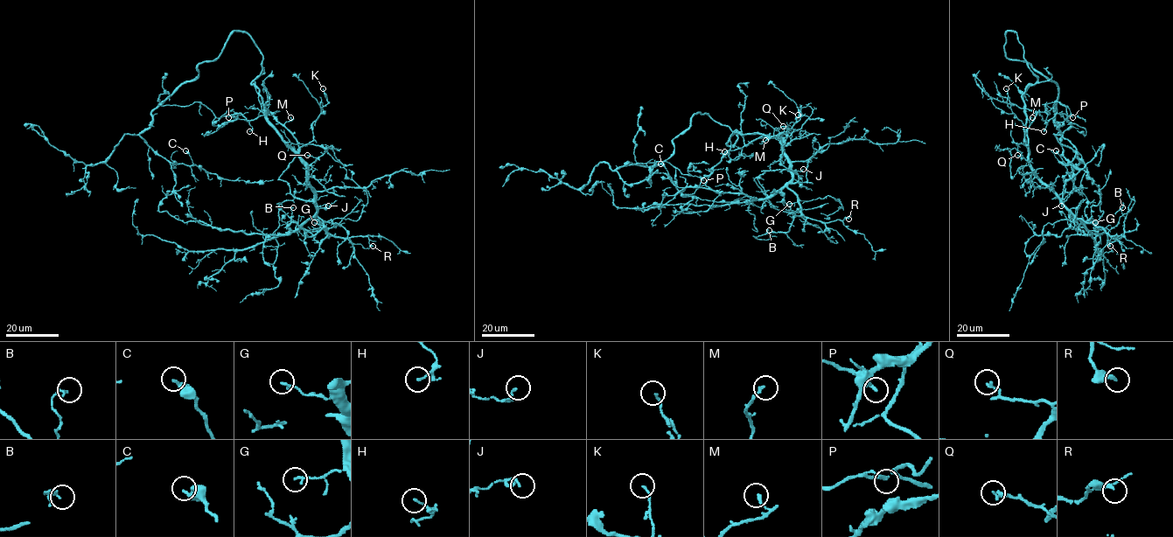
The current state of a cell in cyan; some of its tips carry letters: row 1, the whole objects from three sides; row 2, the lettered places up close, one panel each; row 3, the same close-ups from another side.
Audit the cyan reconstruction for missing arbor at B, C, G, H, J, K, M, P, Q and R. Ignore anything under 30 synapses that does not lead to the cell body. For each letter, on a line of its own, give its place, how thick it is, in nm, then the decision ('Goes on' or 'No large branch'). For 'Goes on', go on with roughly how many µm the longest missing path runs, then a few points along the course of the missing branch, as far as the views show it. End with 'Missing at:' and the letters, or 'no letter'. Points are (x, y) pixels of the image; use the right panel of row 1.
B: Place: (1122, 207). Thickness 130 nm. No large branch
C: Place: (1056, 150). Thickness 280 nm. No large branch
G: Place: (1095, 222). Thickness 150 nm. No large branch
H: Place: (1043, 131). Thickness 80 nm. No large branch
J: Place: (1061, 205). Thickness 140 nm. No large branch
K: Place: (1006, 88). Thickness 130 nm. No large branch
M: Place: (1032, 117). Thickness 140 nm. No large branch
P: Place: (1072, 117). Thickness 180 nm. No large branch
Q: Place: (1017, 155). Thickness 150 nm. Goes on. Missing length about 20 µm. Course of what is missing: (1017, 155), (1020, 155), (1016, 147), (1014, 173), (1019, 176)
R: Place: (1110, 246). Thickness 240 nm. No large branch
Missing at: Q

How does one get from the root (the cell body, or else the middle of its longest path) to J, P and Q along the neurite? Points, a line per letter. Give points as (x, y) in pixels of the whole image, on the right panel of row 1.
J: (1036, 82), (1023, 94), (1024, 142), (1029, 150), (1029, 163), (1033, 171), (1058, 198), (1064, 205), (1061, 205)
P: (1036, 82), (1016, 34), (1008, 31), (1006, 57), (1026, 61), (1054, 81), (1053, 106), (1059, 101), (1072, 117)
Q: (1036, 82), (1023, 94), (1024, 142), (1028, 147), (1029, 164), (1017, 155)

